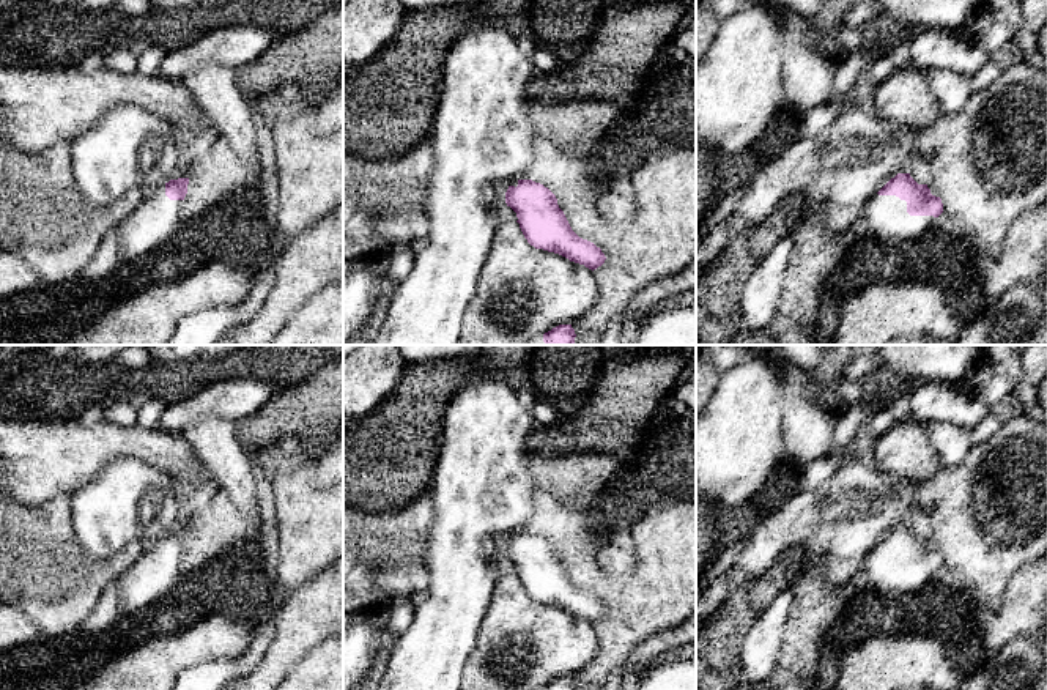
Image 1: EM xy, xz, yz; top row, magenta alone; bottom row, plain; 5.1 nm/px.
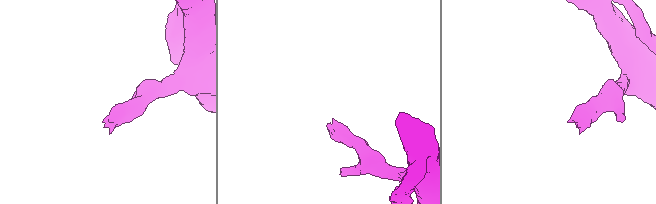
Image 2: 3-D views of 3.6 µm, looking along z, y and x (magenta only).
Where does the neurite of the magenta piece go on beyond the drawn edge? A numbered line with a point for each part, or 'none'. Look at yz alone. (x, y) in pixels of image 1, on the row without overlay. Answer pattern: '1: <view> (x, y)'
1: yz (885, 571)

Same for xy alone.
1: xy (148, 578)

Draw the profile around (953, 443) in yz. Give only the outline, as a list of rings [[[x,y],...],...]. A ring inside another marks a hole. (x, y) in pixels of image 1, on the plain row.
[[[926,422],[924,425],[945,468],[960,465],[975,446],[971,430],[967,427],[949,422]]]

